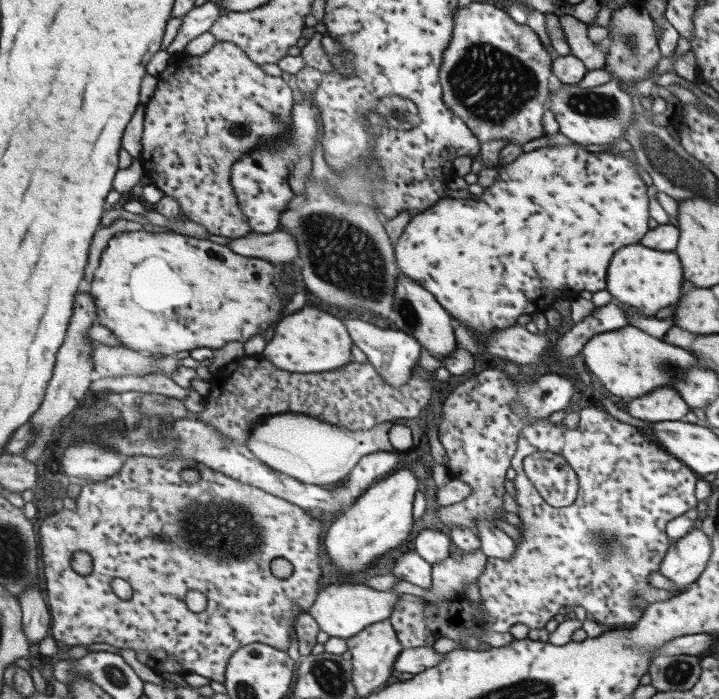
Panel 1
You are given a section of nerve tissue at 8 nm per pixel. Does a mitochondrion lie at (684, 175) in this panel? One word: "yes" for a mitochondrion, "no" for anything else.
yes

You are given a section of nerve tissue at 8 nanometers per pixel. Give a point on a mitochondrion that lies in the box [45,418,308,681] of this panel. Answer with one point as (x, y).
(210, 527)

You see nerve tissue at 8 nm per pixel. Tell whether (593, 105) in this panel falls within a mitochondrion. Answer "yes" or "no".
yes

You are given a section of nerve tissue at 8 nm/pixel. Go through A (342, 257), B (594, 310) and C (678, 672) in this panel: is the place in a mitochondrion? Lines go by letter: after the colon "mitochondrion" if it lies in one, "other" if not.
A: mitochondrion
B: other
C: mitochondrion

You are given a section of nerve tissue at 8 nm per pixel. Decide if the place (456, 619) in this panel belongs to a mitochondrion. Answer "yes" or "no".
no

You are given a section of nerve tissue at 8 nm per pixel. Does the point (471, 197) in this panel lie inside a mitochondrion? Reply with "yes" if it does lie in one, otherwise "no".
no

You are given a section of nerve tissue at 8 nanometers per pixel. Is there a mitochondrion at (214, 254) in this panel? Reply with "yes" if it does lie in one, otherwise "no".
no

